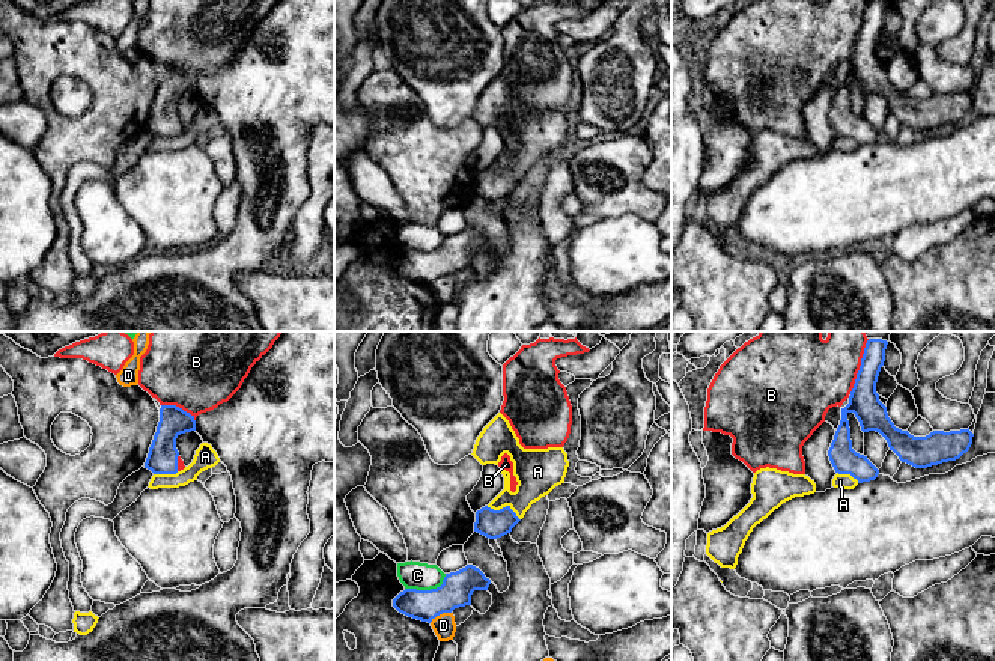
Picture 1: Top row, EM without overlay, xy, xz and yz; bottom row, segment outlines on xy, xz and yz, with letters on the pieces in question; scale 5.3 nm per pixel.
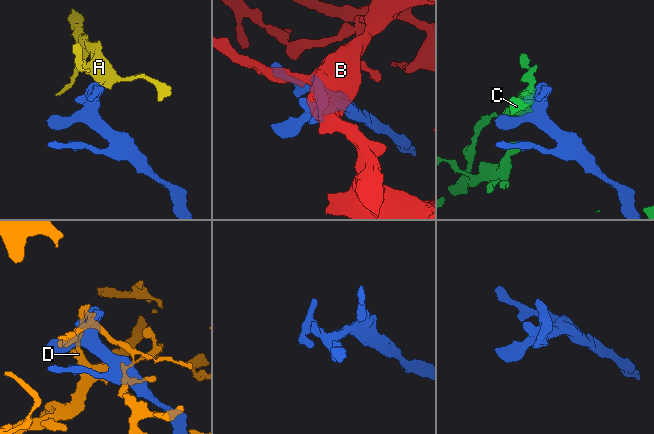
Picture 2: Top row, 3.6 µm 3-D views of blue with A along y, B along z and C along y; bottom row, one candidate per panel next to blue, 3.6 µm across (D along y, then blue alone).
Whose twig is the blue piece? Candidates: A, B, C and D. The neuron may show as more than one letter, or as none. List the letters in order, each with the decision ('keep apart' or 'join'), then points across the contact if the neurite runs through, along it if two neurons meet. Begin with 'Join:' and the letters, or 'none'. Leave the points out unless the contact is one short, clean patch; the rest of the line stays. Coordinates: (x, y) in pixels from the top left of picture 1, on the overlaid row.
Join: B
A: keep apart; border xz (486, 506), (494, 509), (508, 506), (520, 520)
B: join
C: keep apart
D: keep apart; border xz (450, 612), (443, 612), (429, 622)

